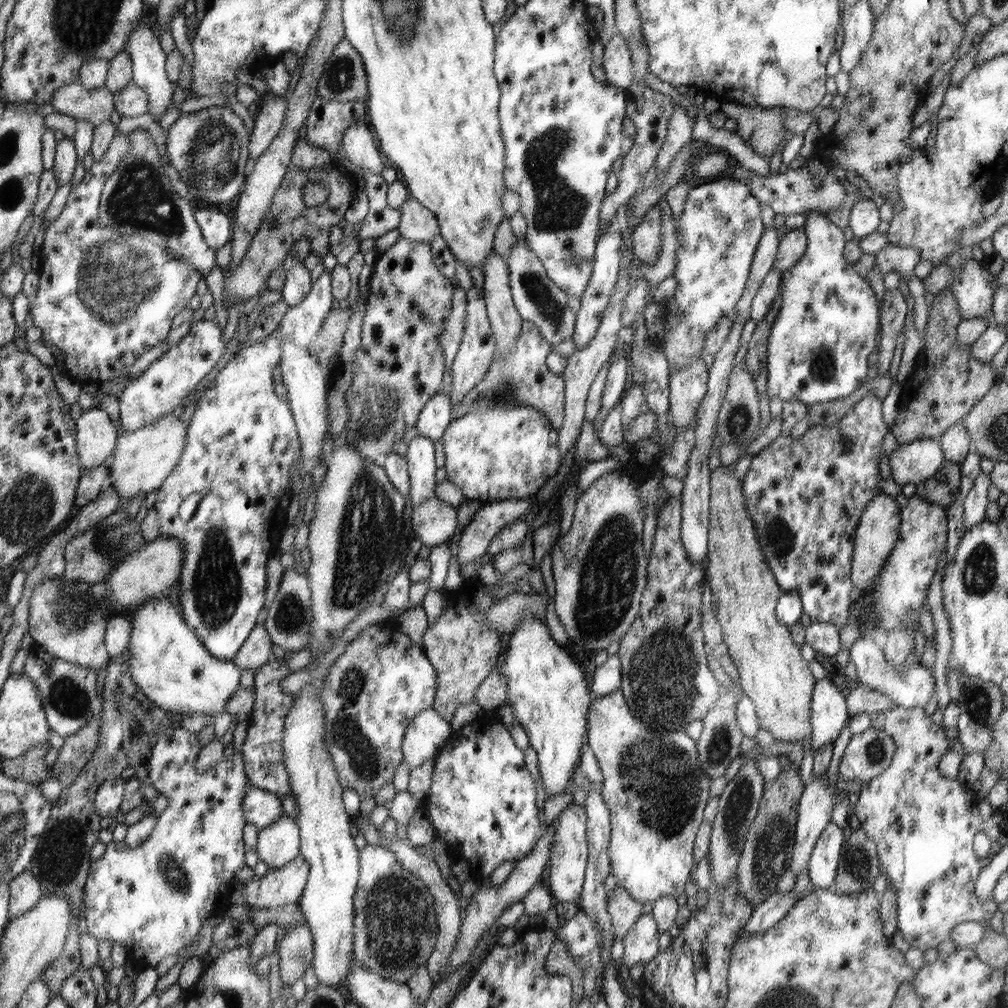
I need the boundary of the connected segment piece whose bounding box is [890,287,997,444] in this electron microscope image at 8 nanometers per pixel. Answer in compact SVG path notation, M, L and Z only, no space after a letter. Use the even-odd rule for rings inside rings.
M942 287L934 295L929 306L925 345L917 357L914 372L902 384L900 414L890 430L898 444L942 437L963 421L997 380L992 365L974 358L971 346L960 346L959 324L964 318L960 316L952 290Z

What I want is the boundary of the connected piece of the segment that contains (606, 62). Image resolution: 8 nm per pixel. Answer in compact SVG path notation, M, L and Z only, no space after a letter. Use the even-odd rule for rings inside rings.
M615 34L603 48L603 68L606 80L613 88L628 89L636 75L631 51L625 38Z

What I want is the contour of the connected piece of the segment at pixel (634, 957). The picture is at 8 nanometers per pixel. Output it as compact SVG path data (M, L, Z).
M651 914L642 915L621 940L625 949L624 966L630 970L639 964L651 962L659 952L659 934L656 920Z

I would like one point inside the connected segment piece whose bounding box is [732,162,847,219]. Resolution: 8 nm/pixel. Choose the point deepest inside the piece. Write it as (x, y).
(789, 193)

